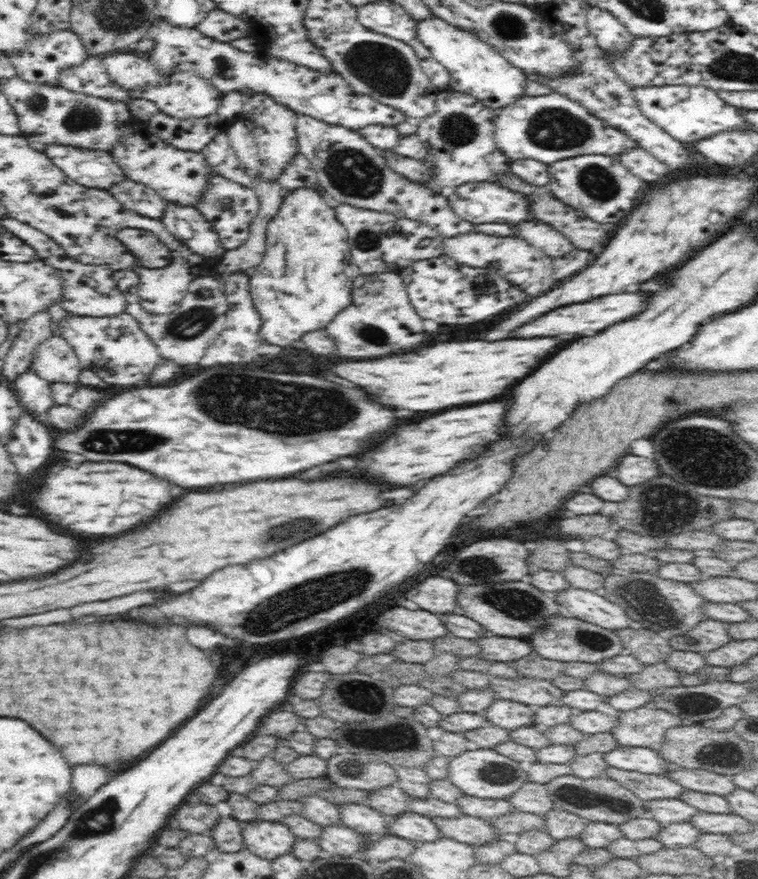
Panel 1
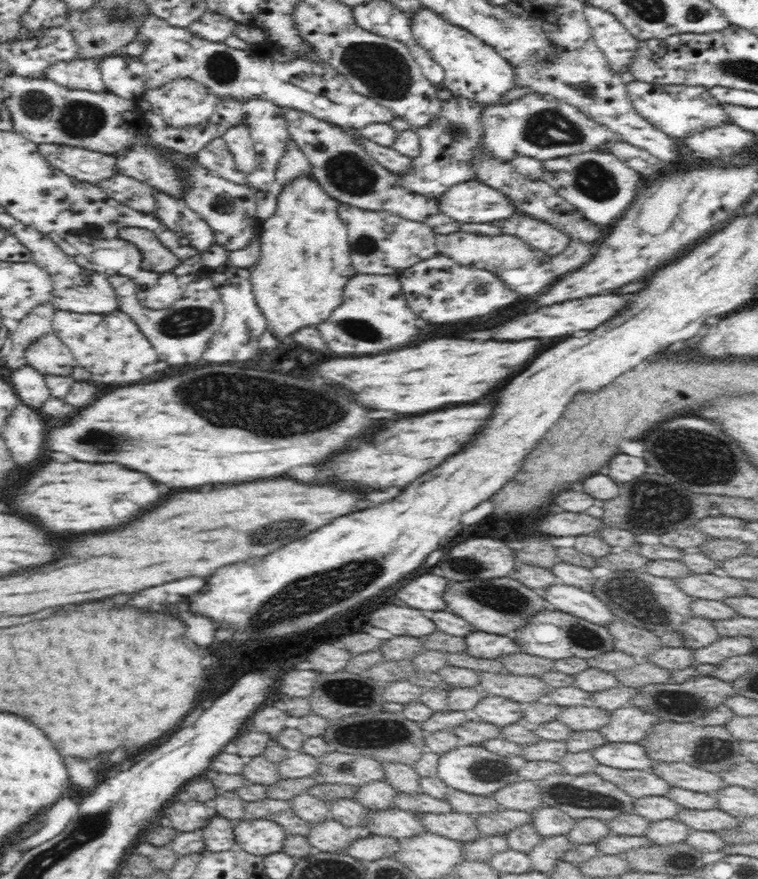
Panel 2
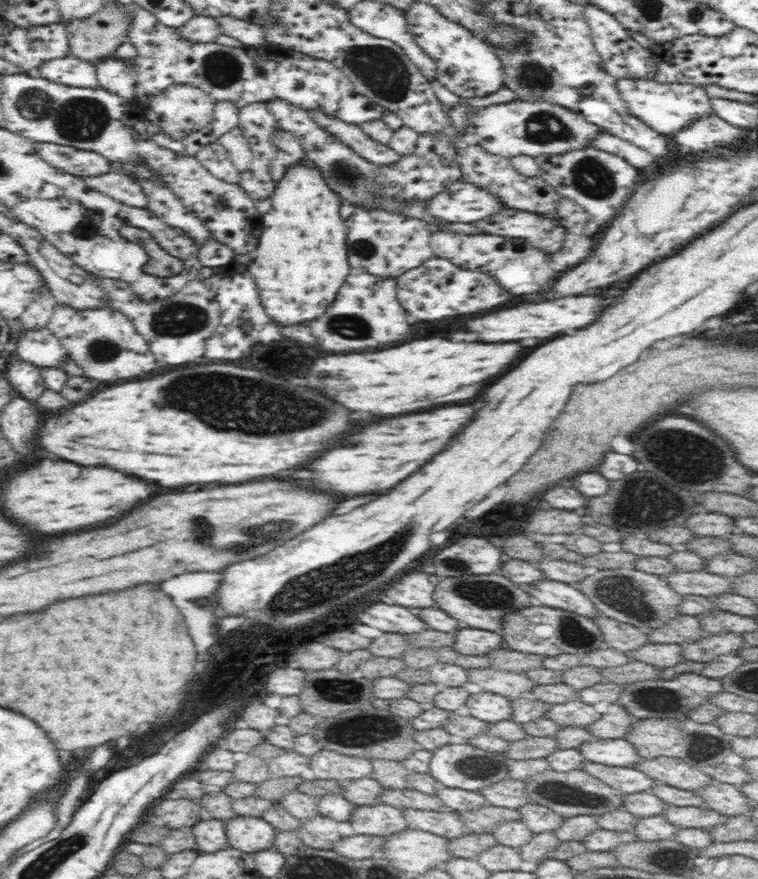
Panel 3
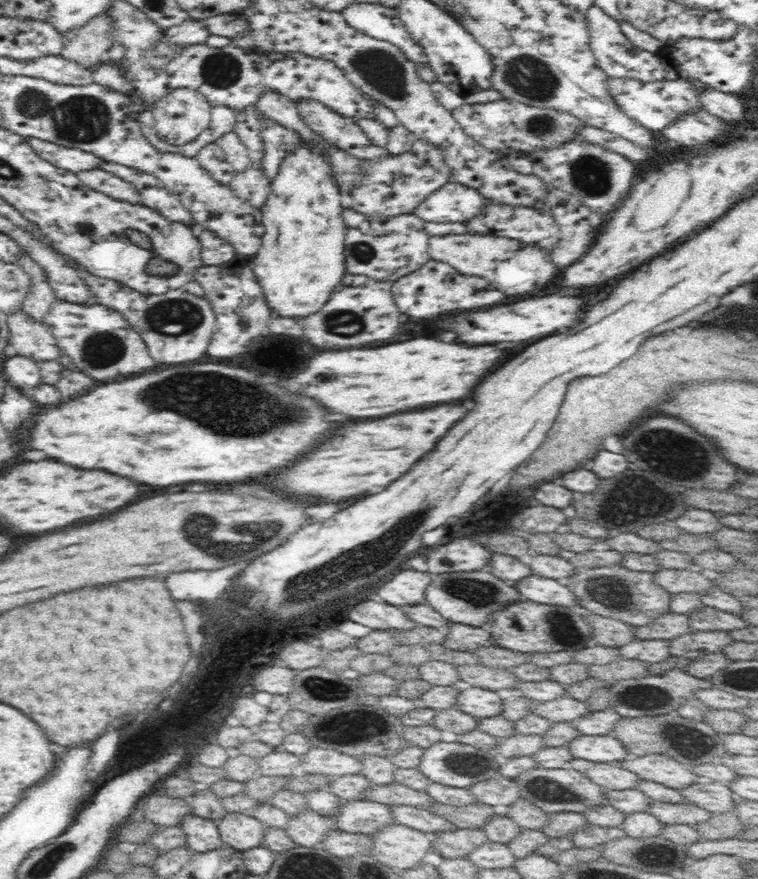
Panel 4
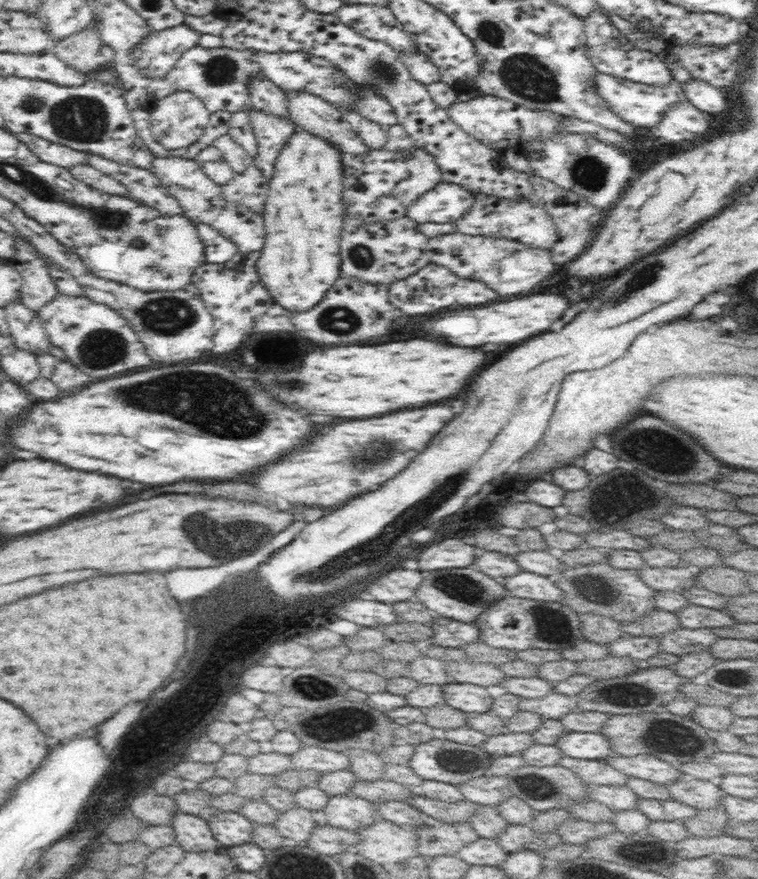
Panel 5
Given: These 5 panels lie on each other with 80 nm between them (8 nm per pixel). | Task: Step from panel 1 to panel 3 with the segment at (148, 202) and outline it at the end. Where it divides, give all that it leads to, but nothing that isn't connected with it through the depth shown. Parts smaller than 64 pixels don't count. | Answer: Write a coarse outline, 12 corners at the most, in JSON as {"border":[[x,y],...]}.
{"border":[[124,173],[88,176],[88,188],[122,204],[148,206],[140,184]]}

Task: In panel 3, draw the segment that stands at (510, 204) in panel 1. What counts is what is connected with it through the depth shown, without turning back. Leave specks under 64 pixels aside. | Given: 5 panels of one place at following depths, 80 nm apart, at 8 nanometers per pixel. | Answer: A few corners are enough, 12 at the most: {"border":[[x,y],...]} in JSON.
{"border":[[462,180],[427,202],[428,214],[474,223],[505,206]]}

